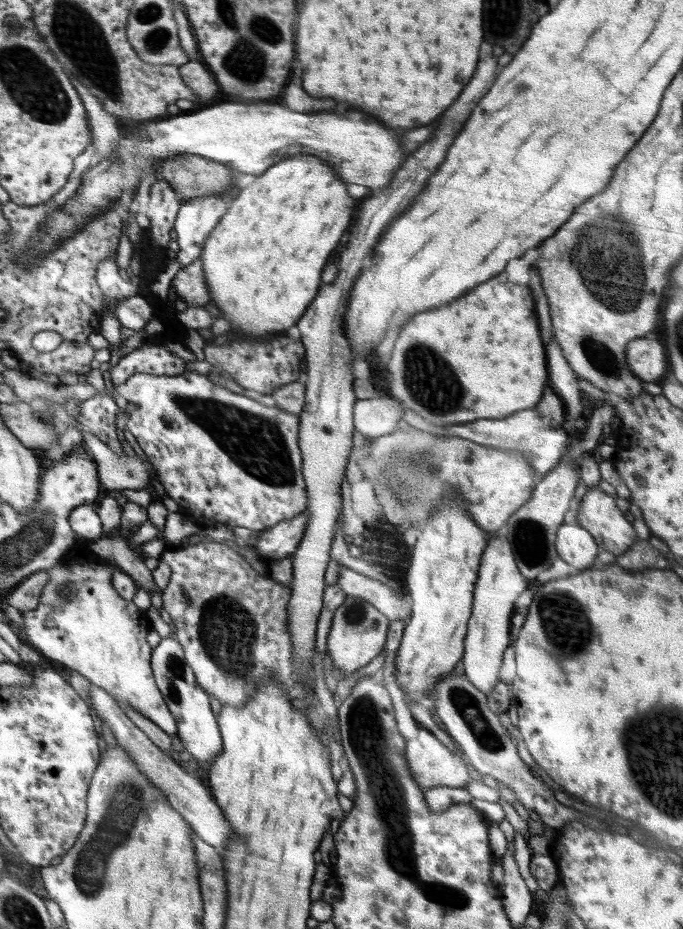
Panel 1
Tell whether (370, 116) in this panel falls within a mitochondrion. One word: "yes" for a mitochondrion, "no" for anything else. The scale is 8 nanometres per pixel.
no

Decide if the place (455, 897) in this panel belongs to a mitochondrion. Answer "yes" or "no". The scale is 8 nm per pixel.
yes

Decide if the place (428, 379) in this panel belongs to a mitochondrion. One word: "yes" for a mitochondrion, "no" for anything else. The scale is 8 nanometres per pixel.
yes

